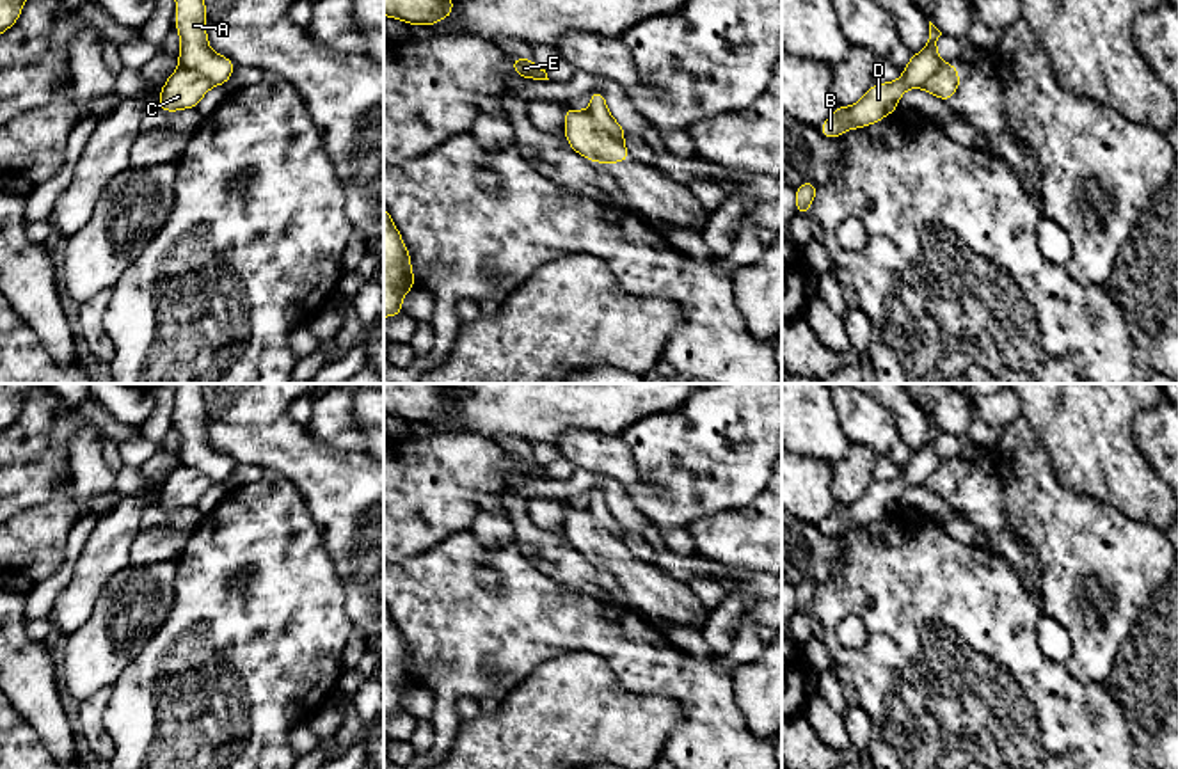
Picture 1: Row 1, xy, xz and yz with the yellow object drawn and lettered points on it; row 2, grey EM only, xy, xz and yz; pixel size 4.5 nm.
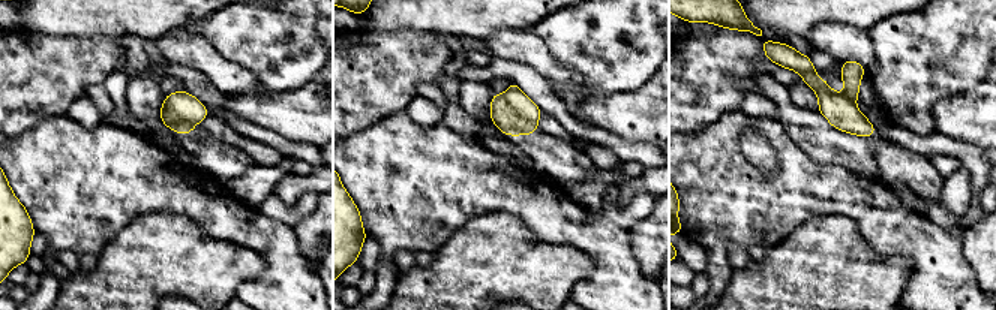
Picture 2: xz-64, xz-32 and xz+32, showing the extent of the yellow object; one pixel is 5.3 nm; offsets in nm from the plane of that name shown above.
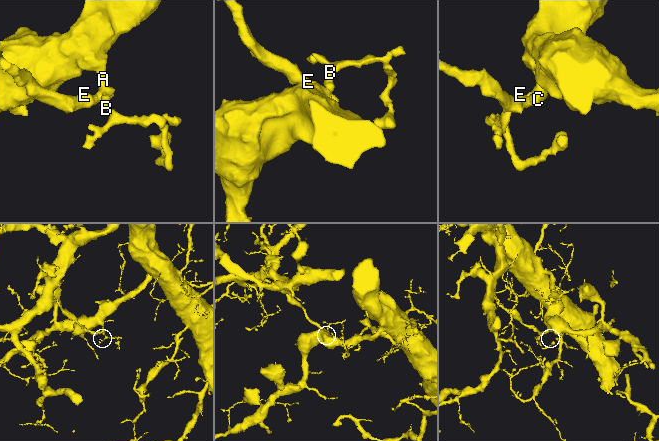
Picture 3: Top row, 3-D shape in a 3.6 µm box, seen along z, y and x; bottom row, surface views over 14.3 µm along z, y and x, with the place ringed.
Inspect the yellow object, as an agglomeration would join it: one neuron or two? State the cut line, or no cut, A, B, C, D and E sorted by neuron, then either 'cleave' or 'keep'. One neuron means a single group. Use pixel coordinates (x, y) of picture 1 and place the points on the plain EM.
xz (587, 510), (620, 540) | A B D / C E | cleave

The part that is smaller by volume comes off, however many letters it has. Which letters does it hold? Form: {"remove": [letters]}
{"remove": ["C", "E"]}

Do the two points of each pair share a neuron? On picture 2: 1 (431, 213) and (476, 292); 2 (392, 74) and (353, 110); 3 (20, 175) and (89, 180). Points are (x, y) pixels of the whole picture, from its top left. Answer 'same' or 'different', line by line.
1: different
2: same
3: same

